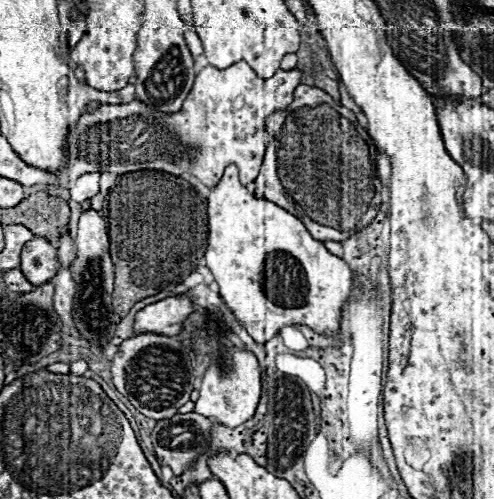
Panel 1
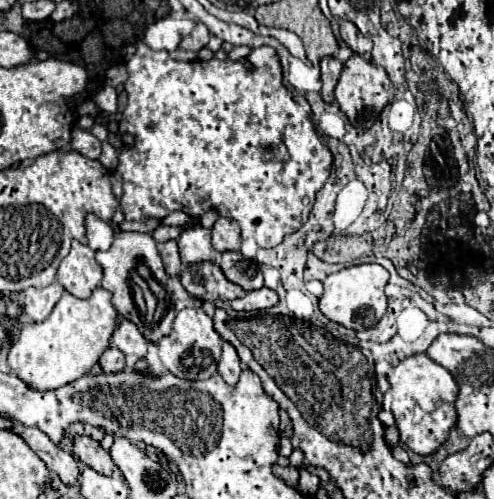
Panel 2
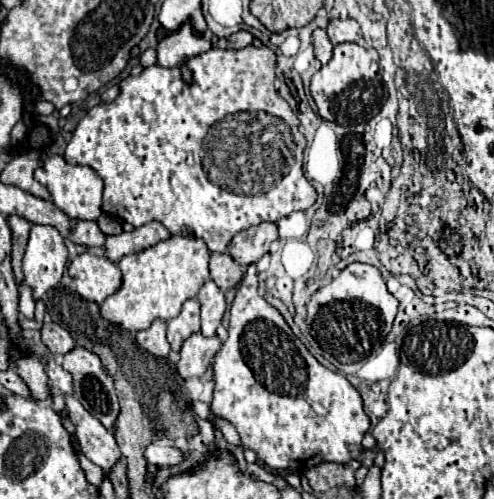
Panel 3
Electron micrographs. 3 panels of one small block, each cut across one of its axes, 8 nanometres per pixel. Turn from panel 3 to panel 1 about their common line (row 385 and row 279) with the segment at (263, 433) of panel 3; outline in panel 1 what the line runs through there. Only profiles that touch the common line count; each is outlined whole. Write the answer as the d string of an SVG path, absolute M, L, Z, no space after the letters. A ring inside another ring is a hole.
M236 164L226 166L222 180L208 196L208 248L204 260L220 286L220 296L228 310L256 342L274 338L282 326L290 324L306 324L320 334L332 336L340 332L342 306L352 290L352 270L342 258L330 254L320 240L314 240L296 216L270 200L250 194L238 180Z

